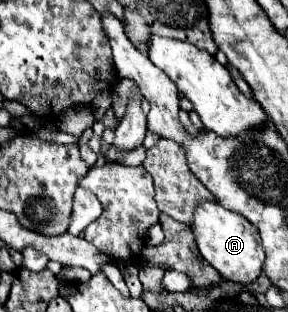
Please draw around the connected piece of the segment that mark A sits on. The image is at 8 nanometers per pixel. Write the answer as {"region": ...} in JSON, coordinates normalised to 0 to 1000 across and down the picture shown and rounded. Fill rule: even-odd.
{"region":[[[694,647],[674,673],[674,712],[667,712],[667,744],[681,756],[681,782],[708,833],[736,859],[764,872],[778,897],[806,897],[826,910],[868,910],[882,904],[917,846],[917,795],[903,782],[903,750],[847,692],[799,679],[792,667],[771,667],[757,647]]]}

